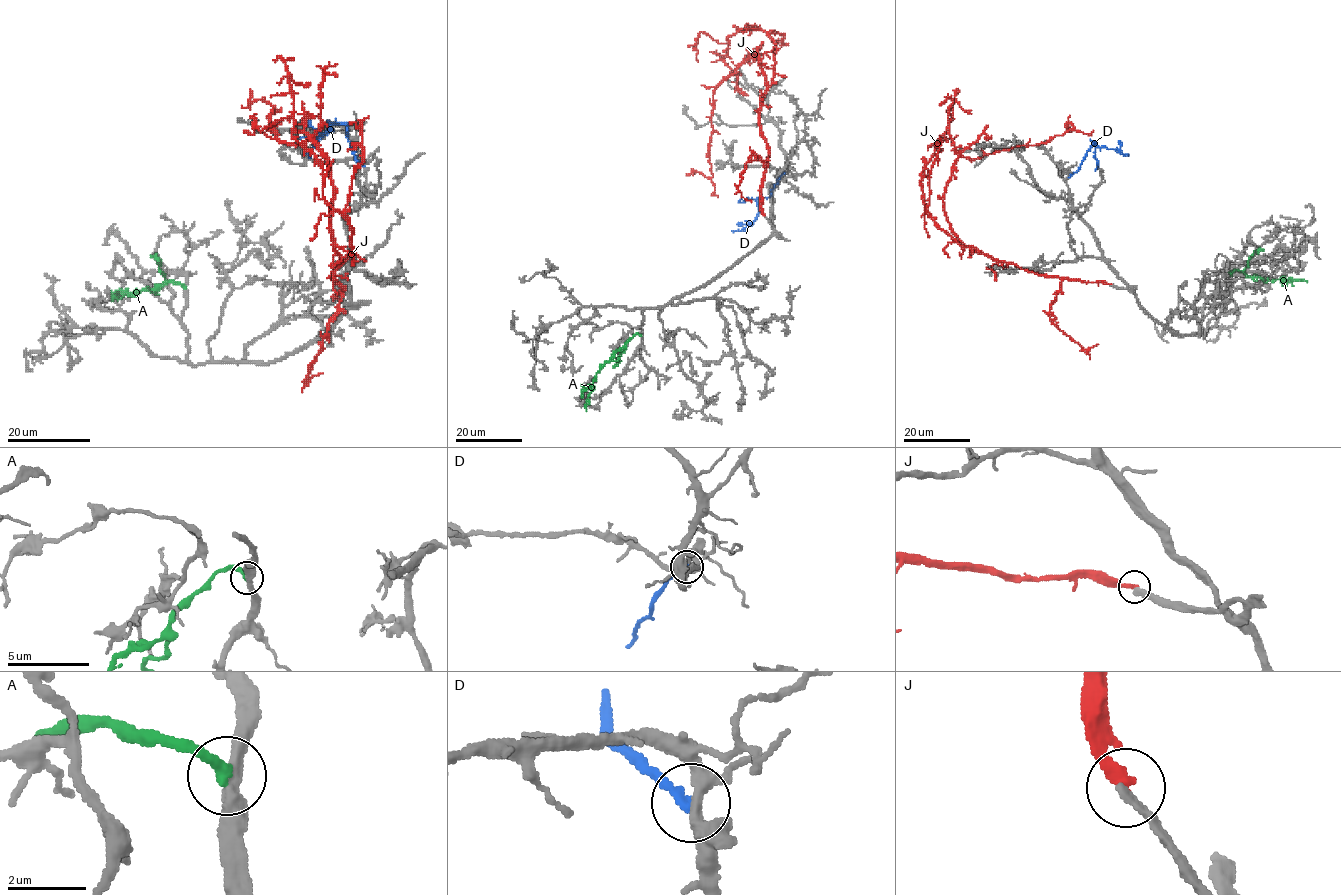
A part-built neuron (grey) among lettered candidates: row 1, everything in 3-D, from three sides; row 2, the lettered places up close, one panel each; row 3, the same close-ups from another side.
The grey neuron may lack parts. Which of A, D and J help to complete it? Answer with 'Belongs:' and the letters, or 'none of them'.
Belongs: none of them

